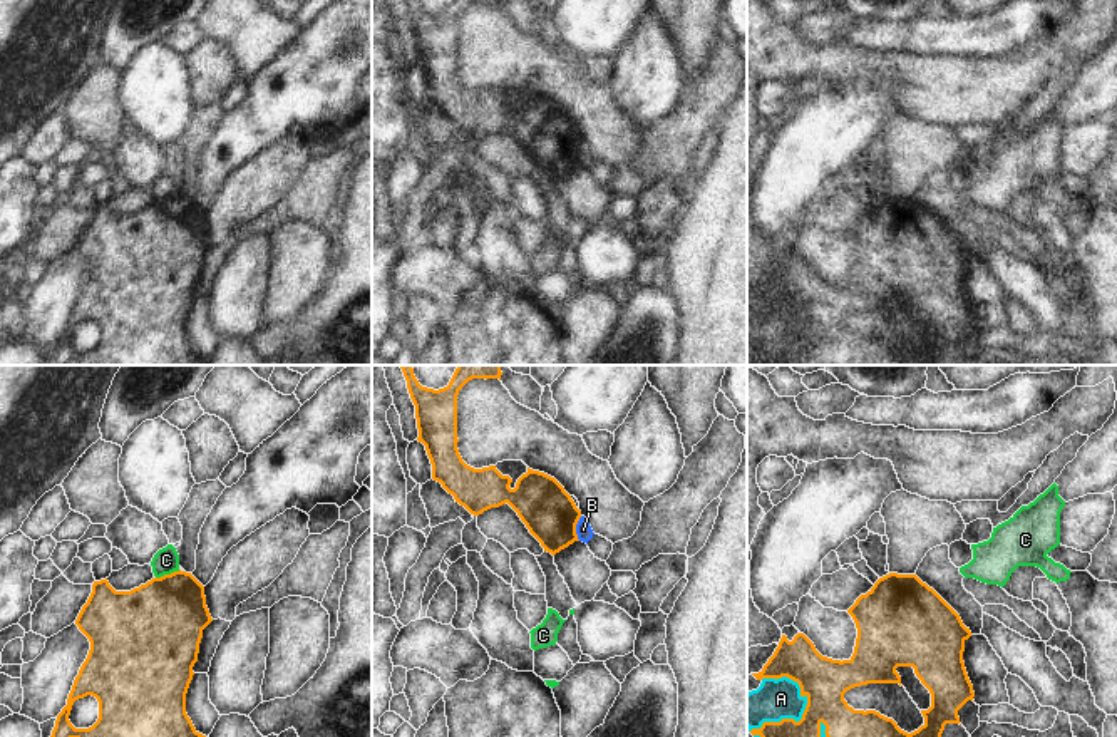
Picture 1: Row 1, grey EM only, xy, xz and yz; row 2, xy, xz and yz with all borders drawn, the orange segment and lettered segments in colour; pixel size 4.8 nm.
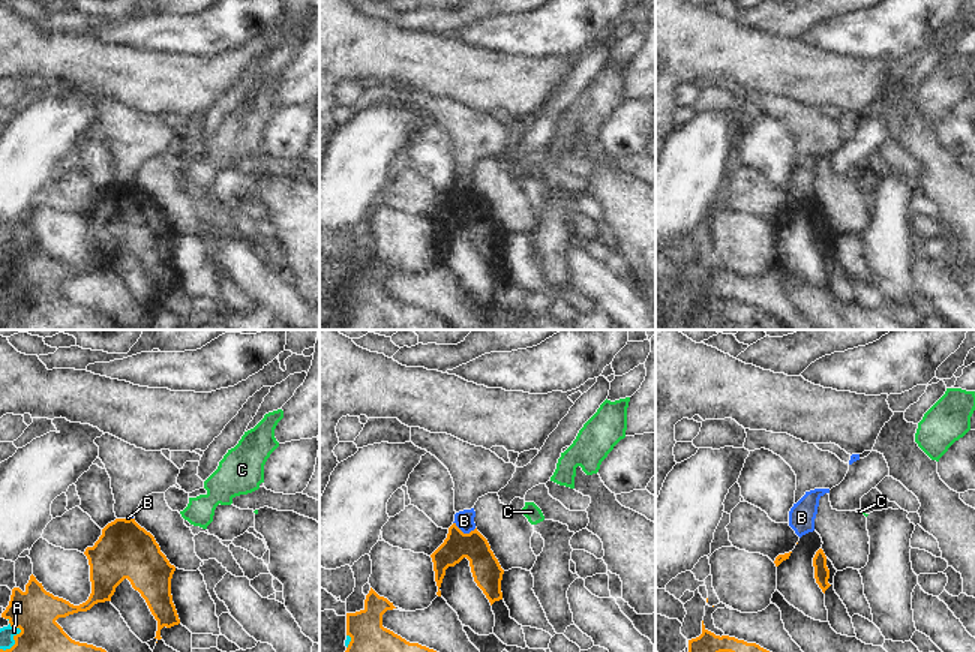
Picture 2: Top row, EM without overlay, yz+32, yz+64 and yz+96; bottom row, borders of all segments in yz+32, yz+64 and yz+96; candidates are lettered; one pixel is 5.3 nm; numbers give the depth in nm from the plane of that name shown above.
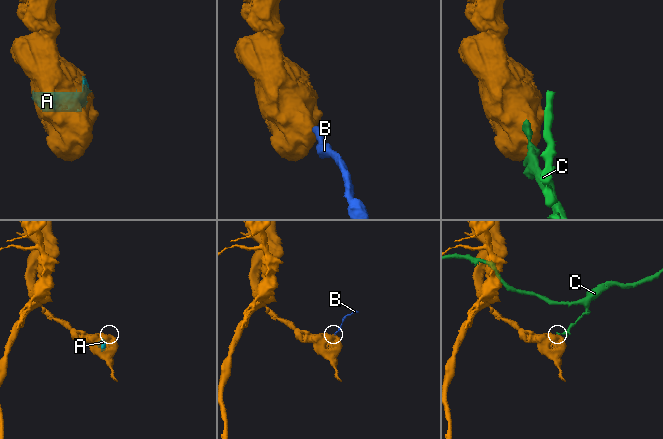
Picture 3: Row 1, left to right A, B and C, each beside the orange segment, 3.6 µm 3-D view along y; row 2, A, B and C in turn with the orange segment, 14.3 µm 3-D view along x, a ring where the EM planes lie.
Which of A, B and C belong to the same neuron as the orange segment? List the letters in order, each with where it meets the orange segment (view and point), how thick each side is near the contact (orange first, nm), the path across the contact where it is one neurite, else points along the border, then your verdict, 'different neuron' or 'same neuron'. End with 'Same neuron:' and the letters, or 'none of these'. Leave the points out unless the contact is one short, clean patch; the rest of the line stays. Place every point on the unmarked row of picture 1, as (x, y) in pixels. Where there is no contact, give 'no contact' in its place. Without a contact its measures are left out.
A: yz (792, 344) | 220/190 nm | same neuron
B: xz (575, 153) | 260/80 nm | along xz (581, 141), (576, 149), (578, 164) | different neuron
C: xy (168, 200) | 420/120 nm | along xy (180, 195), (156, 203) | different neuron
Same neuron: A

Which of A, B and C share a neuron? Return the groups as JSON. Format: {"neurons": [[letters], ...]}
{"neurons": [["A"], ["B"], ["C"]]}

